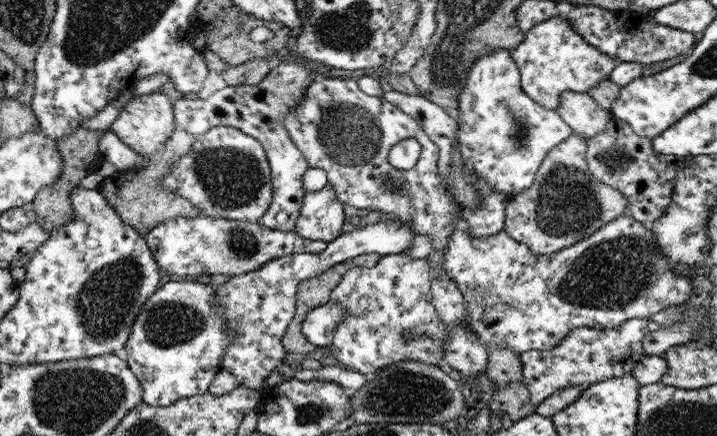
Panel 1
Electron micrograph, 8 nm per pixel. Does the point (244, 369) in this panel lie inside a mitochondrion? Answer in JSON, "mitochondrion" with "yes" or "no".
{"mitochondrion":"no"}

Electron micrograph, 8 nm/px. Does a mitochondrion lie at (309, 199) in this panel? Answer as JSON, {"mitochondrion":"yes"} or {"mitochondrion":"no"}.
{"mitochondrion":"no"}

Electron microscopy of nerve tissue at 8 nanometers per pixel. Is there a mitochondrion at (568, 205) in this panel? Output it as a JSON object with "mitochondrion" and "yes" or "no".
{"mitochondrion":"yes"}

